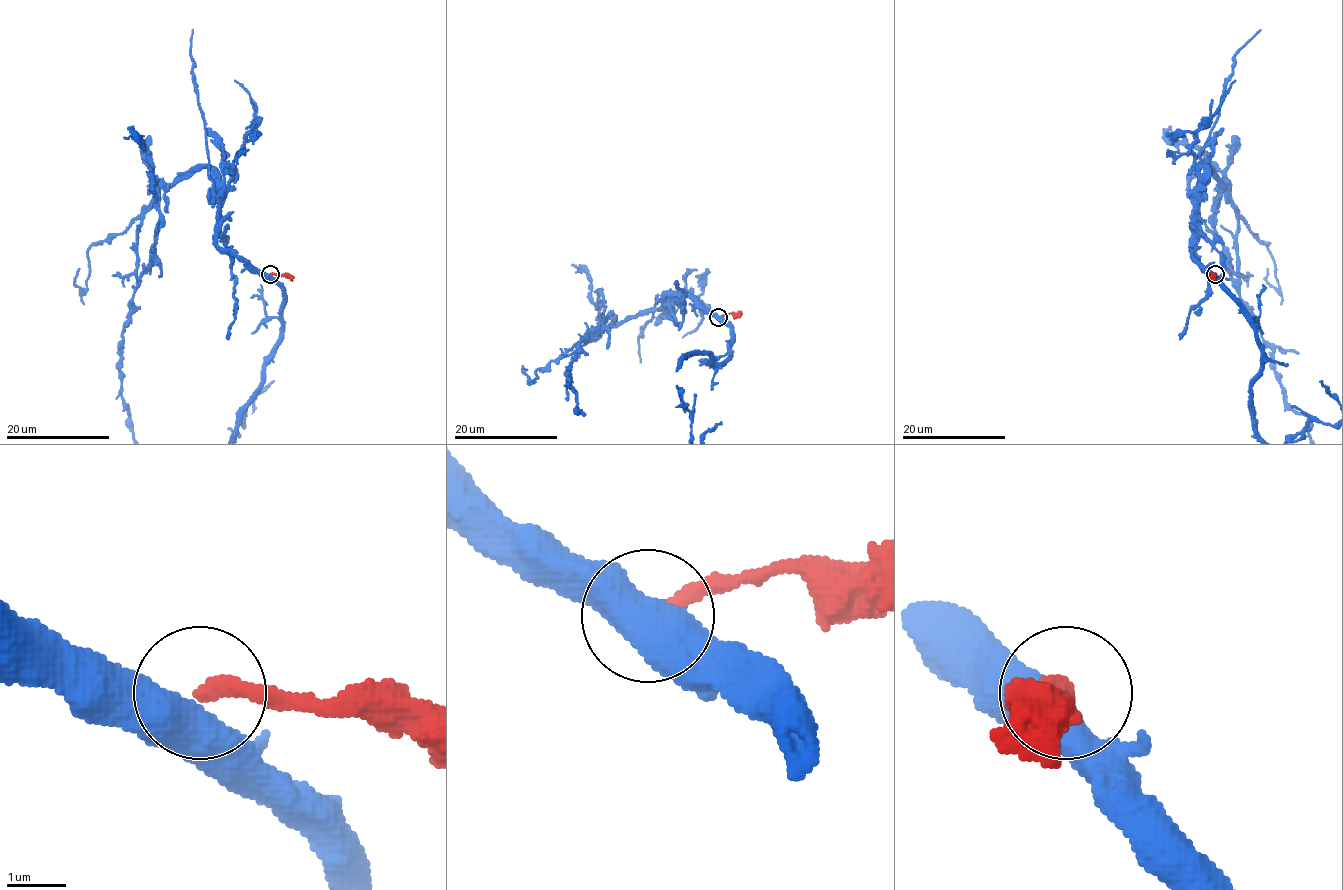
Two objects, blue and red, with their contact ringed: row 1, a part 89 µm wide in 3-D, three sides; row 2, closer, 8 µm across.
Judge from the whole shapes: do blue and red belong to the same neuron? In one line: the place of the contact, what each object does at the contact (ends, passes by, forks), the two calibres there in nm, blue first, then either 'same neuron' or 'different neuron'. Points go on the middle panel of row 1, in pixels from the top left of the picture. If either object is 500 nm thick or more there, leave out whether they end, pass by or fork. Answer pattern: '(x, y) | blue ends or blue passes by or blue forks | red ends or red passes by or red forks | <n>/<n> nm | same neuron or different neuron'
(718, 317) | 500/320 nm | different neuron

